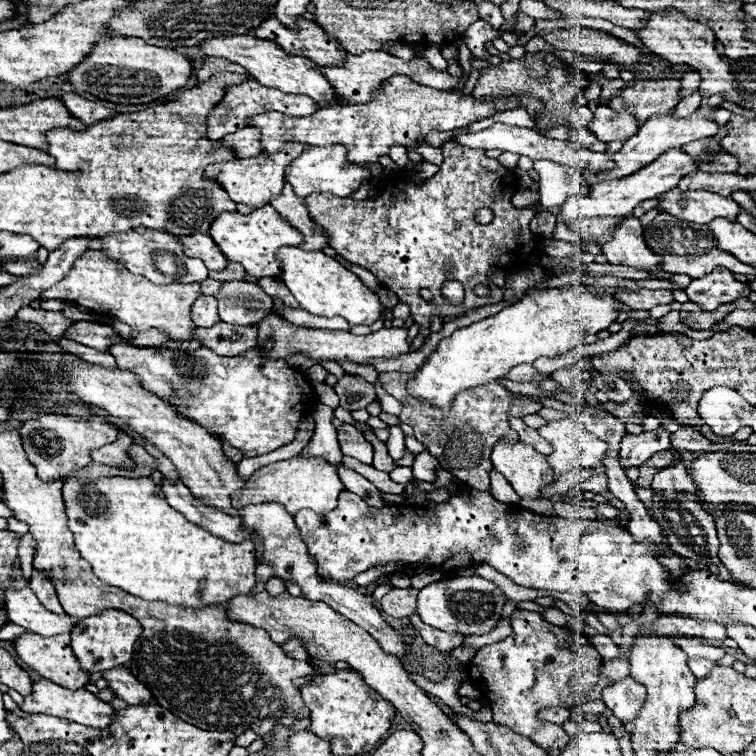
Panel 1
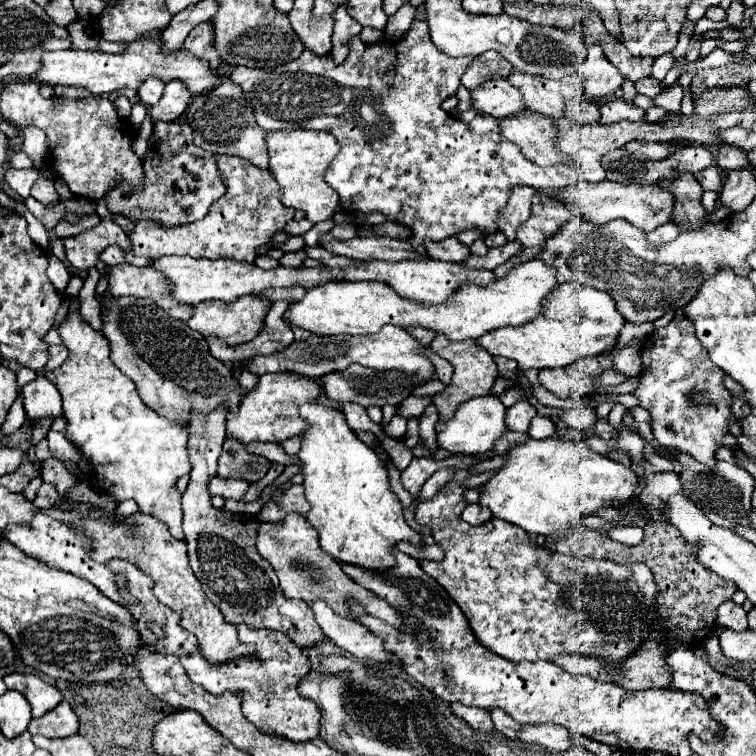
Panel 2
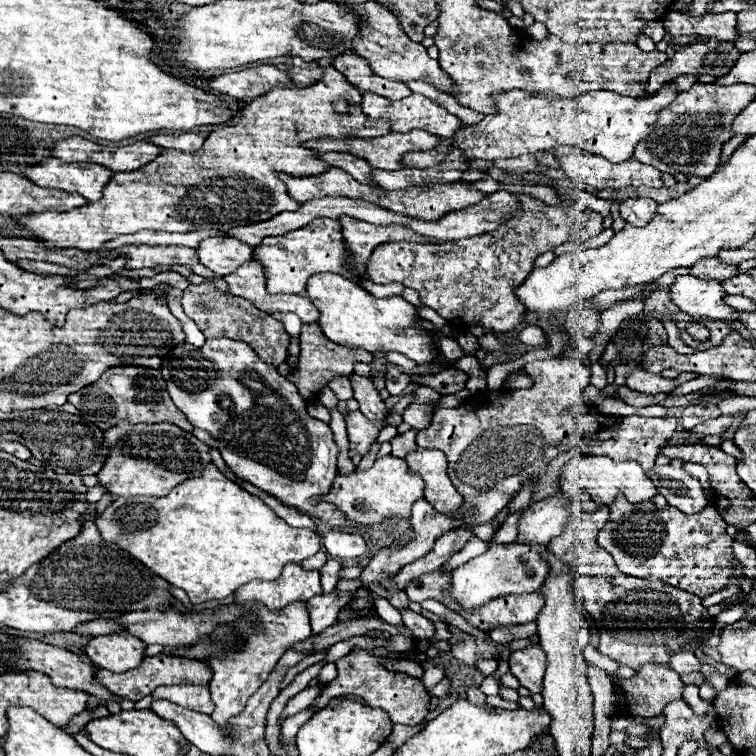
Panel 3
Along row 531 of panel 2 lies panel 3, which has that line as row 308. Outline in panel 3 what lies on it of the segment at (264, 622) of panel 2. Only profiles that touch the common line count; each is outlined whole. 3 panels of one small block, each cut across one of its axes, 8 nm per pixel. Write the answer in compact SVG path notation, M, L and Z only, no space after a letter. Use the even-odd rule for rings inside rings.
M212 278L206 280L204 284L192 284L184 290L182 298L182 308L184 312L198 324L198 328L204 332L206 338L232 338L232 340L242 340L250 344L260 358L264 358L268 364L280 366L288 358L288 344L290 336L284 330L282 322L274 320L270 314L260 312L252 302L232 296L224 280Z

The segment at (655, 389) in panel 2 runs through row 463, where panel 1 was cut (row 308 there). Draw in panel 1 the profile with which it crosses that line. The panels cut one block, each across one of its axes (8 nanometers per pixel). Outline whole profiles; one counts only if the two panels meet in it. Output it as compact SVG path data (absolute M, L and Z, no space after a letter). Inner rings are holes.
M714 268L712 274L692 280L686 288L688 300L698 304L706 312L712 312L718 306L732 302L736 298L746 298L750 292L750 286L738 282L734 274L726 268Z

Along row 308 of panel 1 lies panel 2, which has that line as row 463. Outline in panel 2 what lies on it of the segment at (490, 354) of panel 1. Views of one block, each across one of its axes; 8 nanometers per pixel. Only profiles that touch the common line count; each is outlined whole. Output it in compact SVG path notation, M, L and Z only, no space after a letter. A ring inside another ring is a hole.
M558 436L544 440L528 438L512 446L500 470L480 486L478 504L528 534L562 536L562 532L572 528L574 518L594 514L606 500L628 502L636 484L638 478L628 466L590 450L584 440L562 440Z

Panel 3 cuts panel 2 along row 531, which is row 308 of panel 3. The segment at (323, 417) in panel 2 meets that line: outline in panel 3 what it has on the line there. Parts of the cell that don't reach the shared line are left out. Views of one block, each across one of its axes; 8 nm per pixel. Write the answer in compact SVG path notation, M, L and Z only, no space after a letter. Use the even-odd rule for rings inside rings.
M328 272L312 274L306 284L304 296L320 310L318 324L324 336L340 346L364 348L368 352L384 348L388 352L402 353L418 364L431 363L438 356L434 334L415 326L420 320L417 309L408 304L402 296L374 298L352 280Z

